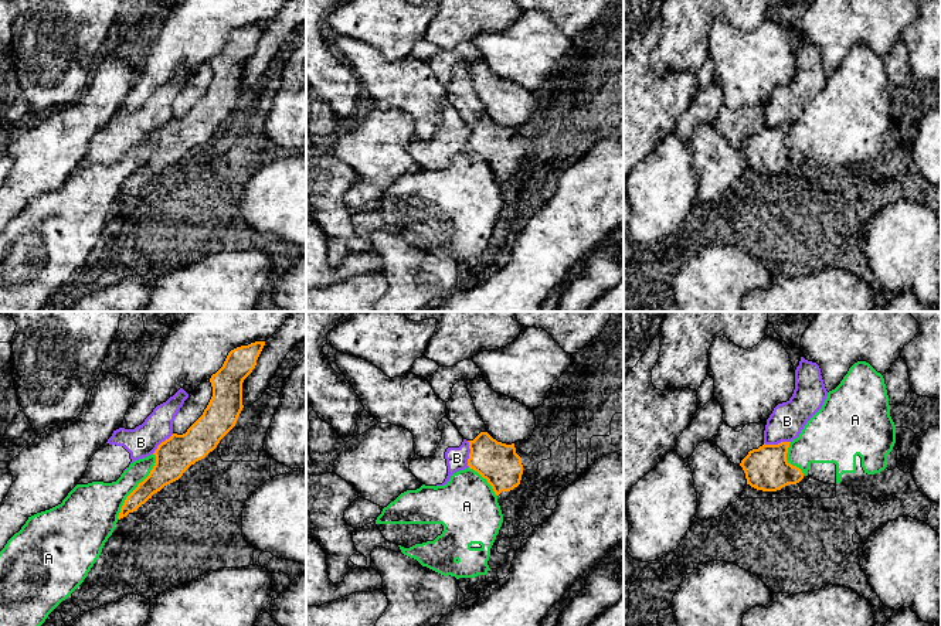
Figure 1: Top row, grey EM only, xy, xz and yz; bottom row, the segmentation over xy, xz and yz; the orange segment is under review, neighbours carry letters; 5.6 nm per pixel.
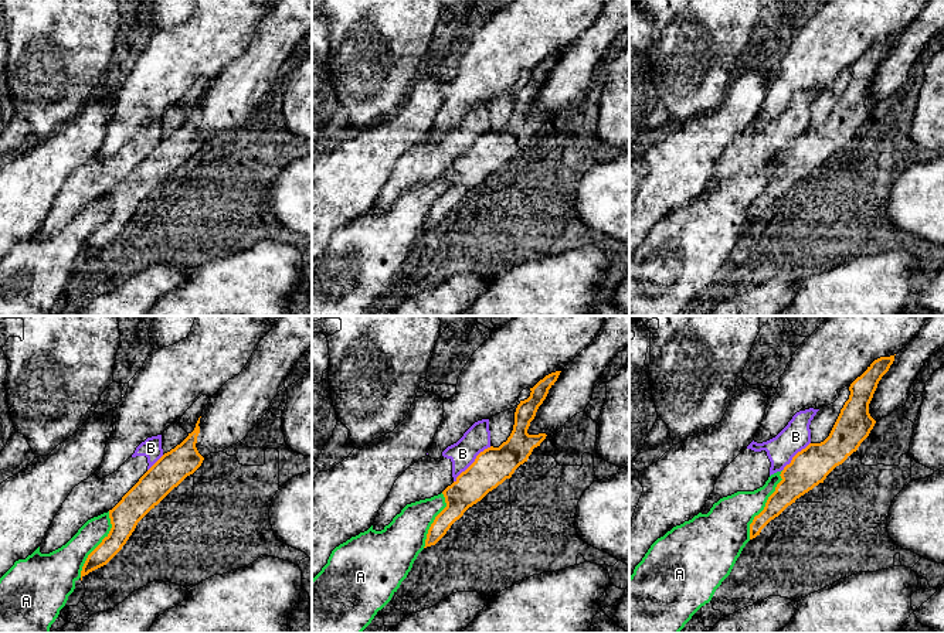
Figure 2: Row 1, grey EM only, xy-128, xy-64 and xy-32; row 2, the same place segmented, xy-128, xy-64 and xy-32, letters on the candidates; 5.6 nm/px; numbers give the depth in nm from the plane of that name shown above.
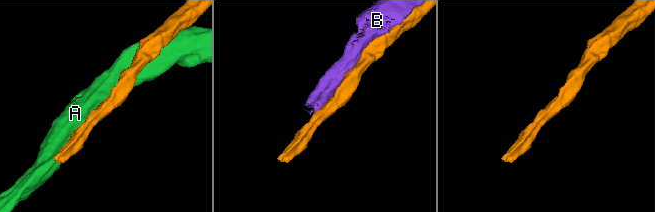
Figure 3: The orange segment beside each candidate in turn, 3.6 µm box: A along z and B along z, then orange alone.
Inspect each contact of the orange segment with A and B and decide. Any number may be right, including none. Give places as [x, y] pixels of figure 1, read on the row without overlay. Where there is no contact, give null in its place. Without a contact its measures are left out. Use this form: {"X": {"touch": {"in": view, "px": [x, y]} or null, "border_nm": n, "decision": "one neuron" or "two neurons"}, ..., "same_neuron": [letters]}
{"A": {"touch": {"in": "xy", "px": [138, 169]}, "border_nm": 420, "decision": "two neurons"}, "B": {"touch": {"in": "xz", "px": [469, 136]}, "border_nm": 150, "decision": "two neurons"}, "same_neuron": []}

